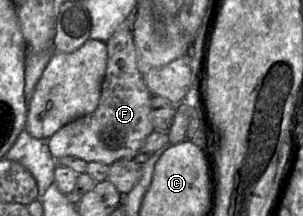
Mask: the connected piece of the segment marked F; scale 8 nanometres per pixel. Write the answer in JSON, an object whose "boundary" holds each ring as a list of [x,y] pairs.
{"boundary":[[[130,22],[122,24],[106,41],[106,46],[107,66],[98,106],[93,113],[74,119],[47,140],[54,159],[74,156],[87,163],[96,161],[111,166],[118,160],[132,160],[154,131],[152,94],[138,69]]]}

